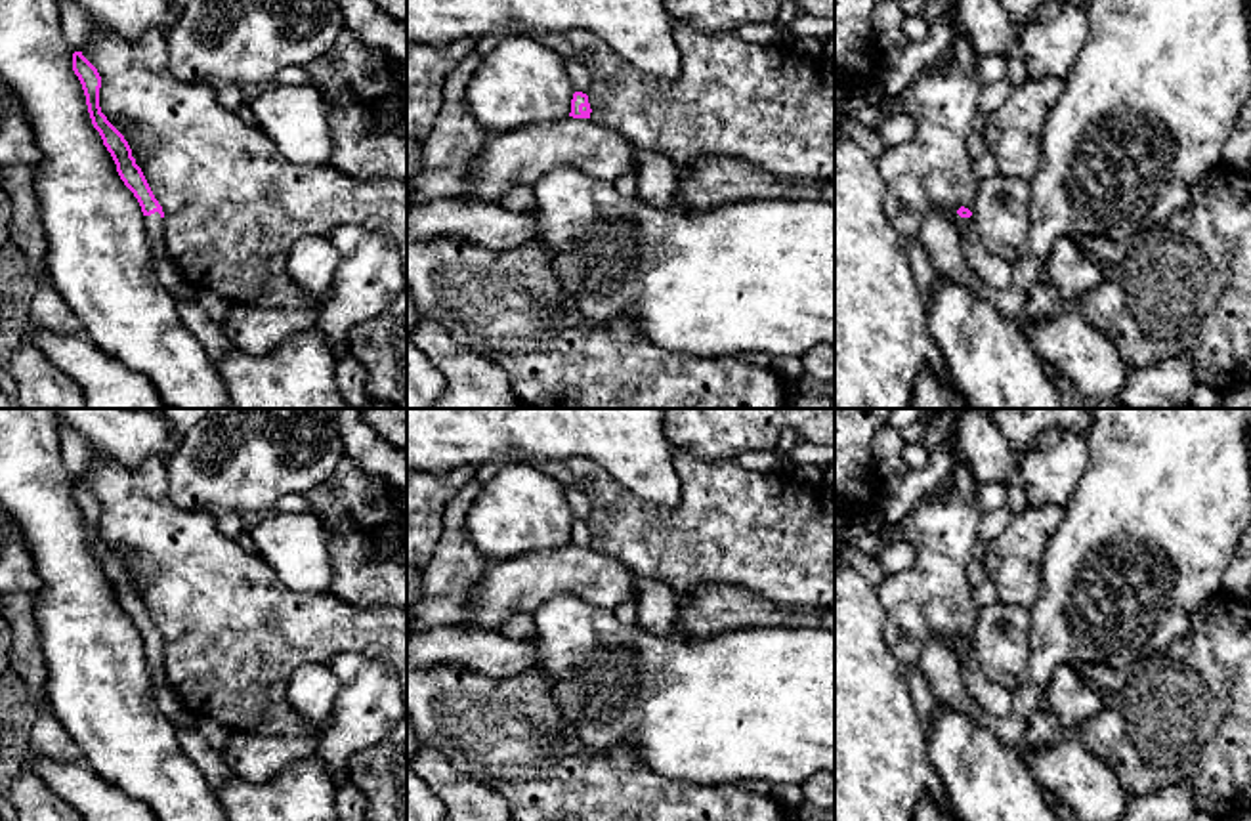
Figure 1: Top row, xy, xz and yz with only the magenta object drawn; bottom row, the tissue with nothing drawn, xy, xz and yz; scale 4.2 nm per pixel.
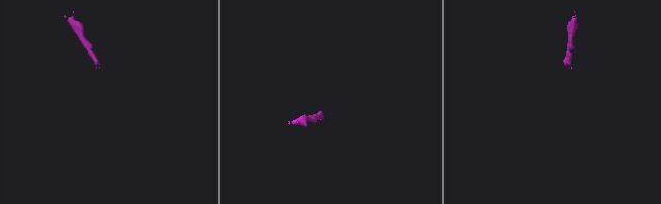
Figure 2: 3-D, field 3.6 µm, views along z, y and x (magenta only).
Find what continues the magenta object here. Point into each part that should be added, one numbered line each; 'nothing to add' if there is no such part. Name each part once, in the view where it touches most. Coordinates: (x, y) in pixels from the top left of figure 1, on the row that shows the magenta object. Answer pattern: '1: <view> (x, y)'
1: xy (155, 226)

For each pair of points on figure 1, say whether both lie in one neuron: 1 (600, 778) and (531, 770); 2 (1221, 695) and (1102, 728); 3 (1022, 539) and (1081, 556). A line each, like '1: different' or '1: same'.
1: same
2: same
3: different

